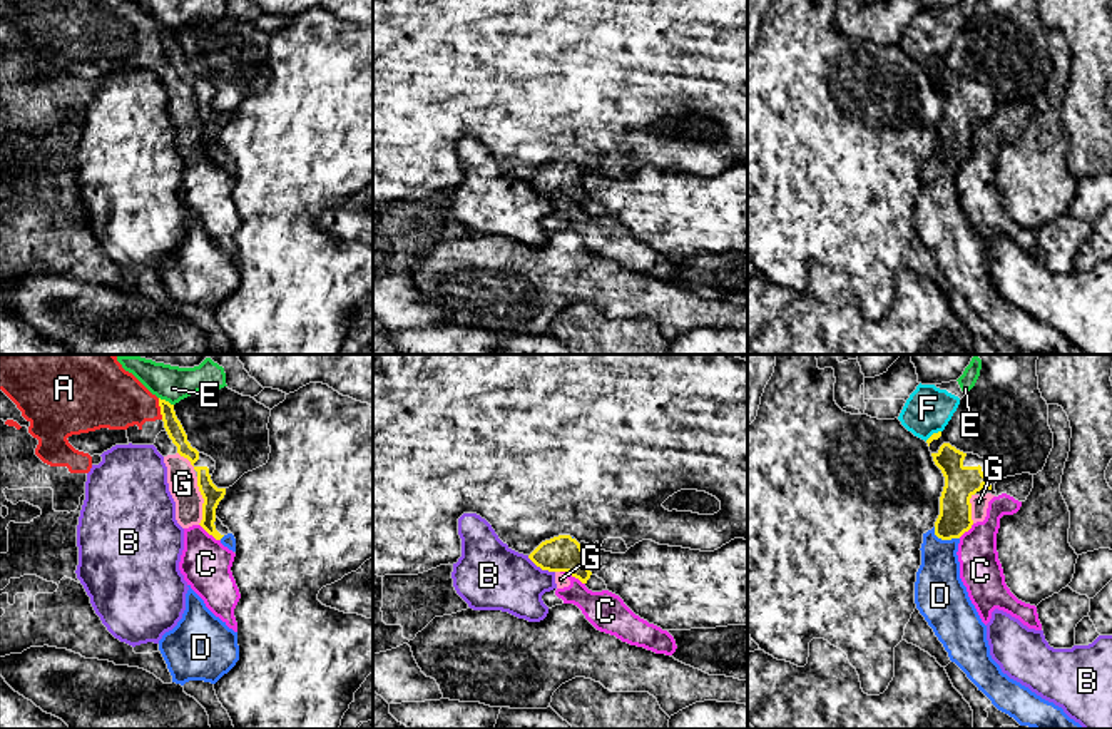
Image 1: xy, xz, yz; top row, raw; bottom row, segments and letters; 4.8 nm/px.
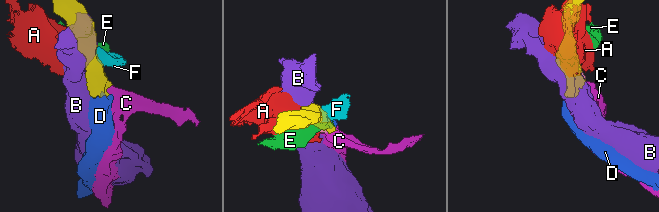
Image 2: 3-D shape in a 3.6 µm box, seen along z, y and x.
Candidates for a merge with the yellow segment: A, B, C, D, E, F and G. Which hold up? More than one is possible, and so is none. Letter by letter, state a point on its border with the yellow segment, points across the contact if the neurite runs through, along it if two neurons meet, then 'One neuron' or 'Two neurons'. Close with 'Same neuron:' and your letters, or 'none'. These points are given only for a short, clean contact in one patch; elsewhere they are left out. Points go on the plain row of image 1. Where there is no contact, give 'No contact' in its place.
A: Touches yellow at xy (161, 34). Two neurons
B: Touches yellow at xz (540, 193). Two neurons
C: Touches yellow at xz (572, 201). Boundary: xz (561, 196), (584, 209). Two neurons
D: Touches yellow at yz (943, 164). Path across: yz (955, 136), (955, 144), (943, 164), (938, 174), (938, 216). One neuron
E: Touches yellow at xy (164, 25). Boundary: xy (159, 22), (173, 30). Two neurons
F: Touches yellow at yz (933, 59). Boundary: yz (940, 56), (925, 66). Two neurons
G: Touches yellow at xy (204, 126). Boundary: xy (196, 102), (203, 124), (203, 144), (199, 149). Two neurons
Same neuron: D

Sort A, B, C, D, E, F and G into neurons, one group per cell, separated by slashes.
A C G / B / D / E F

